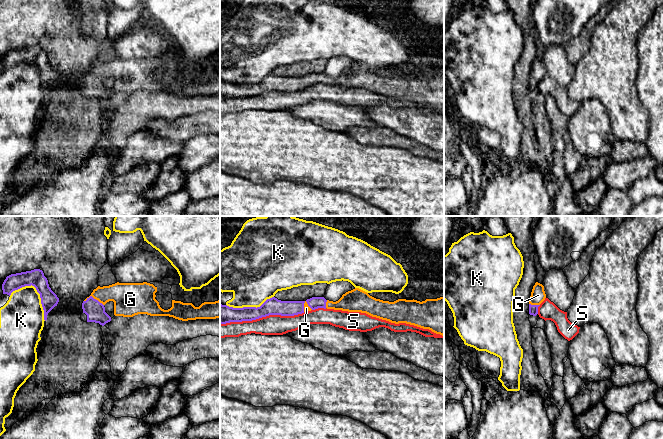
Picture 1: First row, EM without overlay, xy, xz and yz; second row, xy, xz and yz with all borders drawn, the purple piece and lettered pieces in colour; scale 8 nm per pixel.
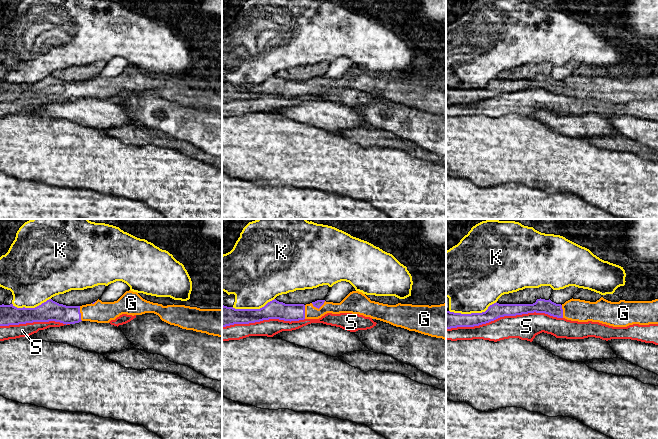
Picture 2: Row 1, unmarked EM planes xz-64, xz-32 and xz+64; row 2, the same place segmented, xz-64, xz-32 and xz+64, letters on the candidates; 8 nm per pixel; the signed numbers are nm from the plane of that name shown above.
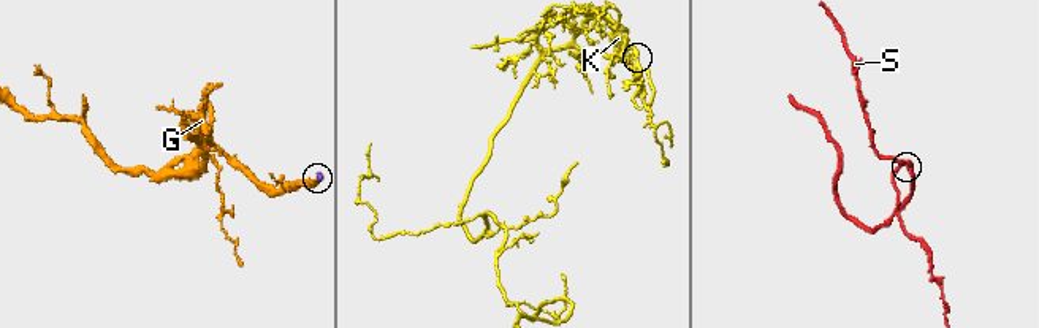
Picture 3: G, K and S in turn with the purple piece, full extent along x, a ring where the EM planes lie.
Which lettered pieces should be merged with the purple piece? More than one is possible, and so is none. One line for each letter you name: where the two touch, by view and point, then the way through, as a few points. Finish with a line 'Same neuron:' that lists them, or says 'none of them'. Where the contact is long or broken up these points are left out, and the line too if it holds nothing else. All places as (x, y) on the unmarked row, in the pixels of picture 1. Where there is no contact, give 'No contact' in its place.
G: Touches purple at xy (93, 74). Path across: xy (95, 87), (93, 74), (101, 71), (124, 71)
Same neuron: G

